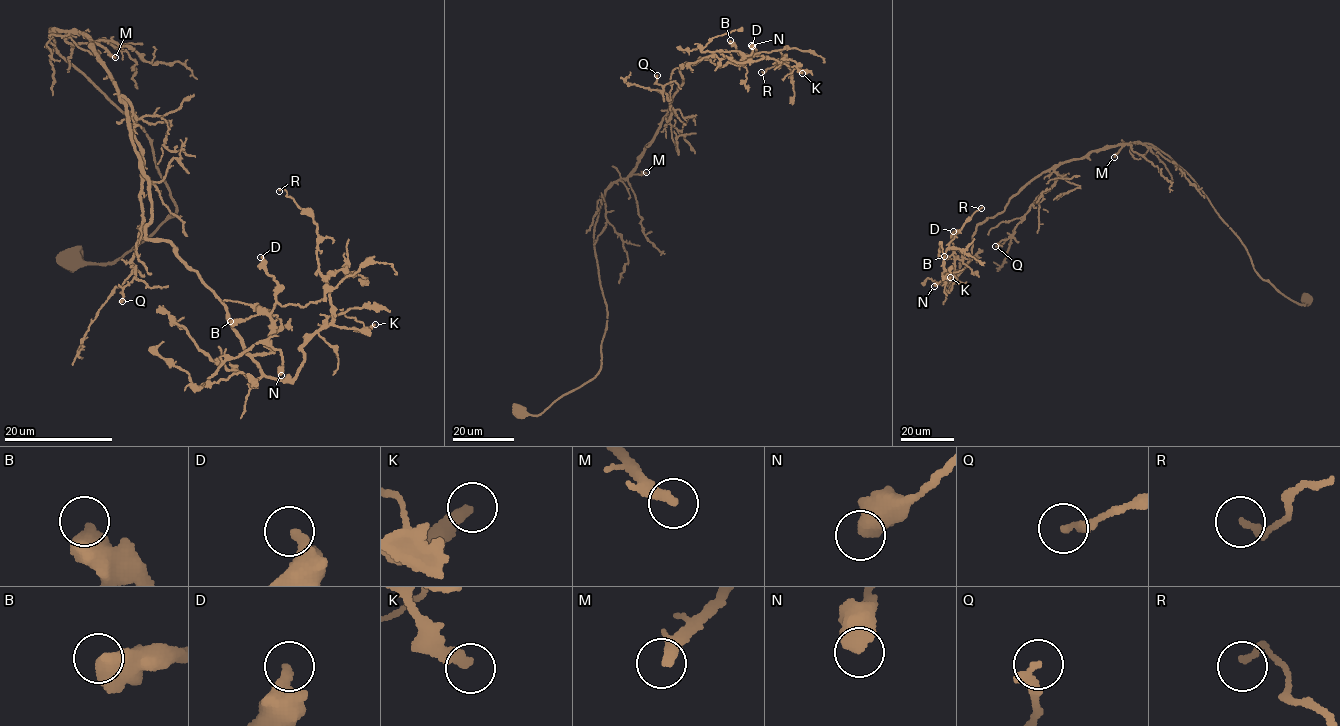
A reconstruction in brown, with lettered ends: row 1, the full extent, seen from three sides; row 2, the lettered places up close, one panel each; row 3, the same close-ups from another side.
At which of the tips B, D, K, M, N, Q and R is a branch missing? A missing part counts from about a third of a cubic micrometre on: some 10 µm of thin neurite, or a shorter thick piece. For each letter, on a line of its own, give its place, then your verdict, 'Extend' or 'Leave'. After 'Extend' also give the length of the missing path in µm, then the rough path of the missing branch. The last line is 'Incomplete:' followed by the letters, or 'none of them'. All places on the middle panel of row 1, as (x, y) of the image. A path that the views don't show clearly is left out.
B: Place: (730, 40). Leave
D: Place: (752, 46). Leave
K: Place: (802, 73). Leave
M: Place: (646, 172). Extend. Missing length about 45 µm
N: Place: (751, 45). Leave
Q: Place: (657, 75). Leave
R: Place: (761, 72). Leave
Incomplete: M

